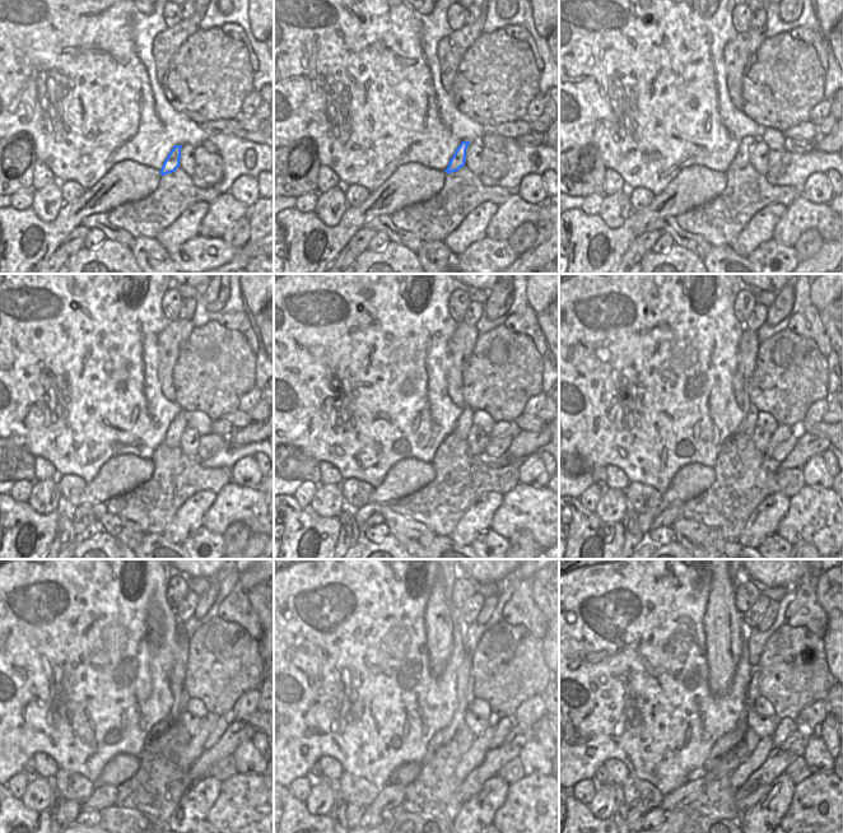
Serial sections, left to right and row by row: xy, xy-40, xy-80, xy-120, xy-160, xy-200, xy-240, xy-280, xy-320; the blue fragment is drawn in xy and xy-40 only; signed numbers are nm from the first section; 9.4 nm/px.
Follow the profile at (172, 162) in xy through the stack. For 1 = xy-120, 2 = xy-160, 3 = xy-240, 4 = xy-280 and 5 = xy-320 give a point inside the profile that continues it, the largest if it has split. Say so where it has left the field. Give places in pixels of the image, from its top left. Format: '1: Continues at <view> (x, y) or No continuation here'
1: Continues at xy-120 (180, 422)
2: Continues at xy-160 (465, 420)
3: Continues at xy-240 (185, 697)
4: Continues at xy-280 (470, 697)
5: Continues at xy-320 (753, 684)

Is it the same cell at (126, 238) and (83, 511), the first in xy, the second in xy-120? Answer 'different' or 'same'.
same

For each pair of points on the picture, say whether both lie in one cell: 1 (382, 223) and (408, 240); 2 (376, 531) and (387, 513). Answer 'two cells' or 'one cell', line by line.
1: one cell
2: two cells

